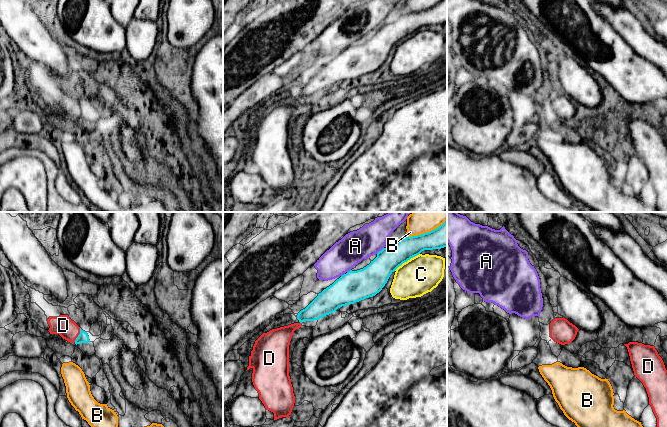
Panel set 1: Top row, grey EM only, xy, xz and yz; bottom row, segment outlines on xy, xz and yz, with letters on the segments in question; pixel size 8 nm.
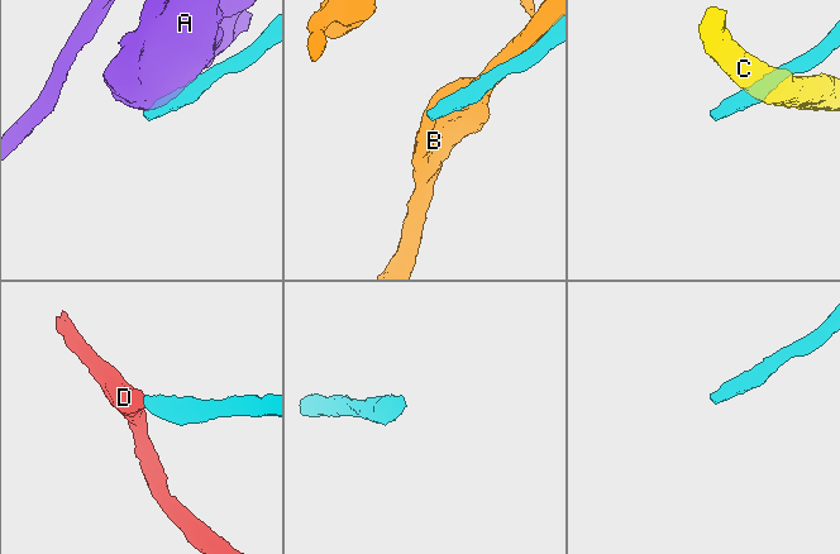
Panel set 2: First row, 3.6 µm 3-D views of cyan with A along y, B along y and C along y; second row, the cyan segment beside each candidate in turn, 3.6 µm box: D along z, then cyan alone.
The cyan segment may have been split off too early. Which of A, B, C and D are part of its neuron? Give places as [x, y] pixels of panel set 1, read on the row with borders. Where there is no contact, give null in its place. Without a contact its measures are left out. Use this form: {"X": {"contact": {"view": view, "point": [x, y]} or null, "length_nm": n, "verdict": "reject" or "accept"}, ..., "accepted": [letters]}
{"A": {"contact": {"view": "xz", "point": [379, 251]}, "length_nm": 80, "verdict": "reject"}, "B": {"contact": {"view": "xz", "point": [424, 233]}, "length_nm": 380, "verdict": "reject"}, "C": {"contact": {"view": "xz", "point": [406, 261]}, "length_nm": 240, "verdict": "reject"}, "D": {"contact": {"view": "xy", "point": [78, 335]}, "length_nm": 130, "verdict": "accept"}, "accepted": ["D"]}

